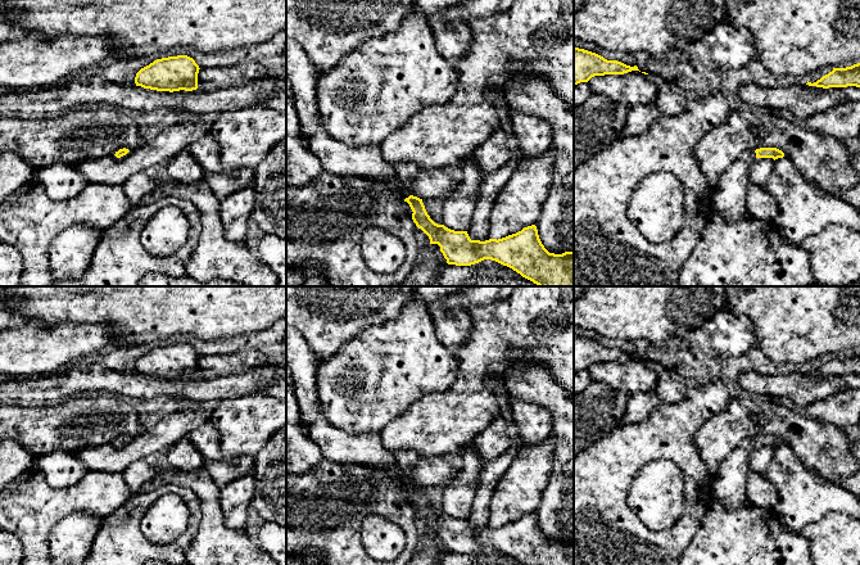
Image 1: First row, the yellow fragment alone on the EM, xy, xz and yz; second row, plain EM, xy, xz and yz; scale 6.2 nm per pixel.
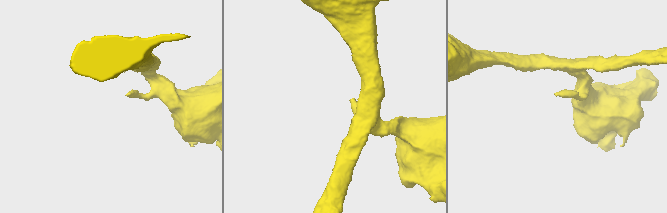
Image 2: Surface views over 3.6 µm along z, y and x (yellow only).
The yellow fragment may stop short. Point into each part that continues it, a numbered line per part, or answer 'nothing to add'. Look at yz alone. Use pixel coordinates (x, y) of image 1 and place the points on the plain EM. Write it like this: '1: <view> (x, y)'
1: yz (729, 486)

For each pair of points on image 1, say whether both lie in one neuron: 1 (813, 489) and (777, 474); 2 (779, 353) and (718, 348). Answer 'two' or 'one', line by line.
1: one
2: two

